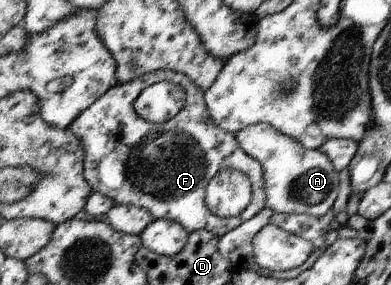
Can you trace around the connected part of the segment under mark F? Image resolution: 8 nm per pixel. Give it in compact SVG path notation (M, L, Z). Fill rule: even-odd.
M159 70L136 78L135 81L122 84L118 83L94 106L86 110L79 120L72 125L71 130L82 142L86 144L88 156L86 157L86 174L88 182L96 191L103 192L113 198L118 205L134 205L147 208L154 215L155 220L170 219L180 222L188 230L209 230L217 237L223 237L232 229L250 221L266 206L266 174L262 163L252 158L243 147L239 145L235 133L216 126L212 112L208 108L207 90L198 86L190 76L184 73L169 70ZM170 81L187 88L188 98L184 110L176 118L165 123L153 123L142 118L135 104L142 94L152 92L159 82ZM225 168L233 168L246 173L251 182L252 198L246 210L238 216L222 218L216 216L207 205L207 192L210 182L216 178L216 174Z

